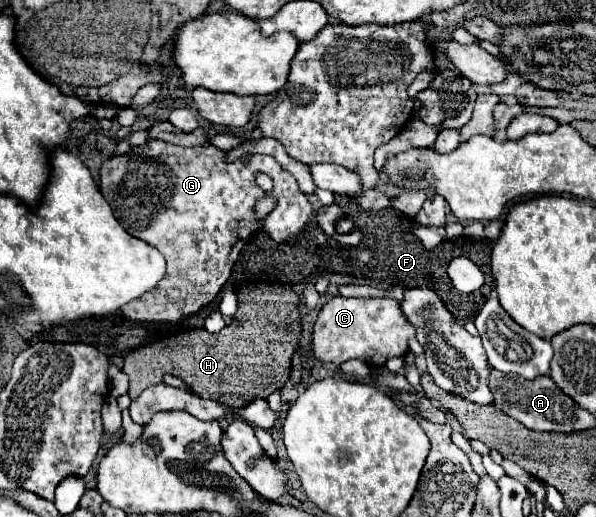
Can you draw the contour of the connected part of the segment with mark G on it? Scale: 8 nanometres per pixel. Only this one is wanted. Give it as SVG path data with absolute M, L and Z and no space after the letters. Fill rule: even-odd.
M149 140L143 146L131 148L123 156L113 156L103 162L101 176L99 176L99 190L113 208L115 218L123 224L123 228L133 234L135 238L151 244L157 248L167 260L167 274L155 286L155 290L143 294L143 298L123 306L121 316L131 322L177 322L195 314L205 304L213 302L221 292L223 284L229 280L235 260L243 244L249 240L253 232L267 232L275 242L285 242L289 236L299 234L305 228L307 220L313 216L313 206L309 204L307 196L299 190L297 180L283 170L273 156L263 154L247 154L249 162L225 162L223 152L215 146L193 146L183 148L161 140ZM255 174L267 174L273 180L271 192L265 192L257 186ZM261 196L275 196L277 208L263 220L255 220L255 202ZM135 306L159 306L159 310L135 310Z

